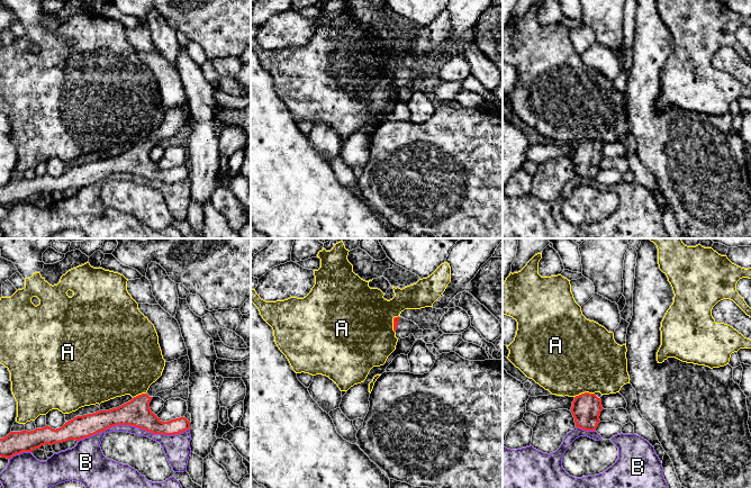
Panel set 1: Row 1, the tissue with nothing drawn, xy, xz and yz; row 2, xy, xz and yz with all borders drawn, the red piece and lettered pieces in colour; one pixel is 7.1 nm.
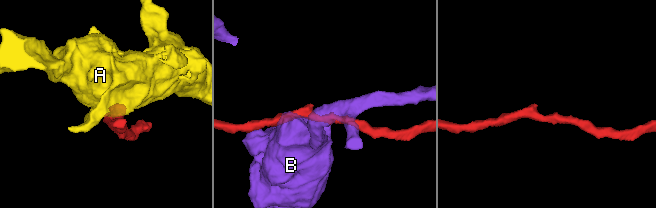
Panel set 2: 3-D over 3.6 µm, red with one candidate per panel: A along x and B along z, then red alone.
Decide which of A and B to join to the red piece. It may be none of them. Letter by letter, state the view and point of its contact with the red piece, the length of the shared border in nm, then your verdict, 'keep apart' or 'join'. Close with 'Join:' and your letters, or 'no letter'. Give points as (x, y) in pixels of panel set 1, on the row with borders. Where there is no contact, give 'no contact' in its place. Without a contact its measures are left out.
A: yz (585, 392) | 150 nm | keep apart
B: xy (133, 425) | 800 nm | keep apart
Join: no letter

